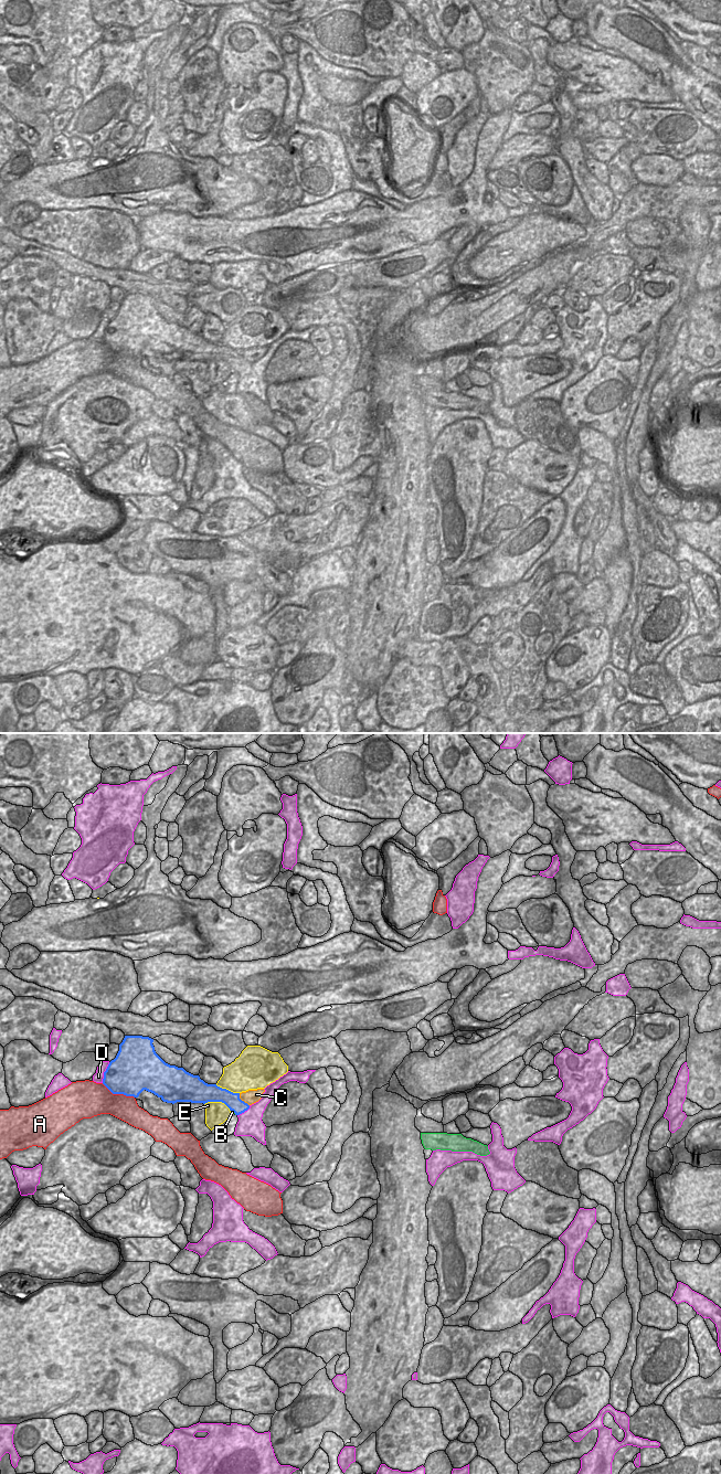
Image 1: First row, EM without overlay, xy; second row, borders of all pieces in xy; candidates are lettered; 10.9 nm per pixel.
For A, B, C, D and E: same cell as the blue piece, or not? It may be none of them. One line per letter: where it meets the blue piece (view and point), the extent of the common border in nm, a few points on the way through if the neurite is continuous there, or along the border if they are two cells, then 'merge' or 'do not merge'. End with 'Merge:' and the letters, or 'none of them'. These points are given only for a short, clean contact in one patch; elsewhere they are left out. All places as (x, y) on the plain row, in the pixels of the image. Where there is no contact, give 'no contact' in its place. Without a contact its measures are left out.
A: xy (118, 351) | 400 nm | do not merge
B: xy (233, 369) | 70 nm | across xy (231, 358), (233, 360), (233, 369), (232, 370) | merge
C: xy (241, 358) | 180 nm | along xy (239, 351), (239, 354), (248, 363) | do not merge
D: xy (104, 330) | 240 nm | do not merge
E: xy (218, 359) | 300 nm | do not merge
Merge: B

